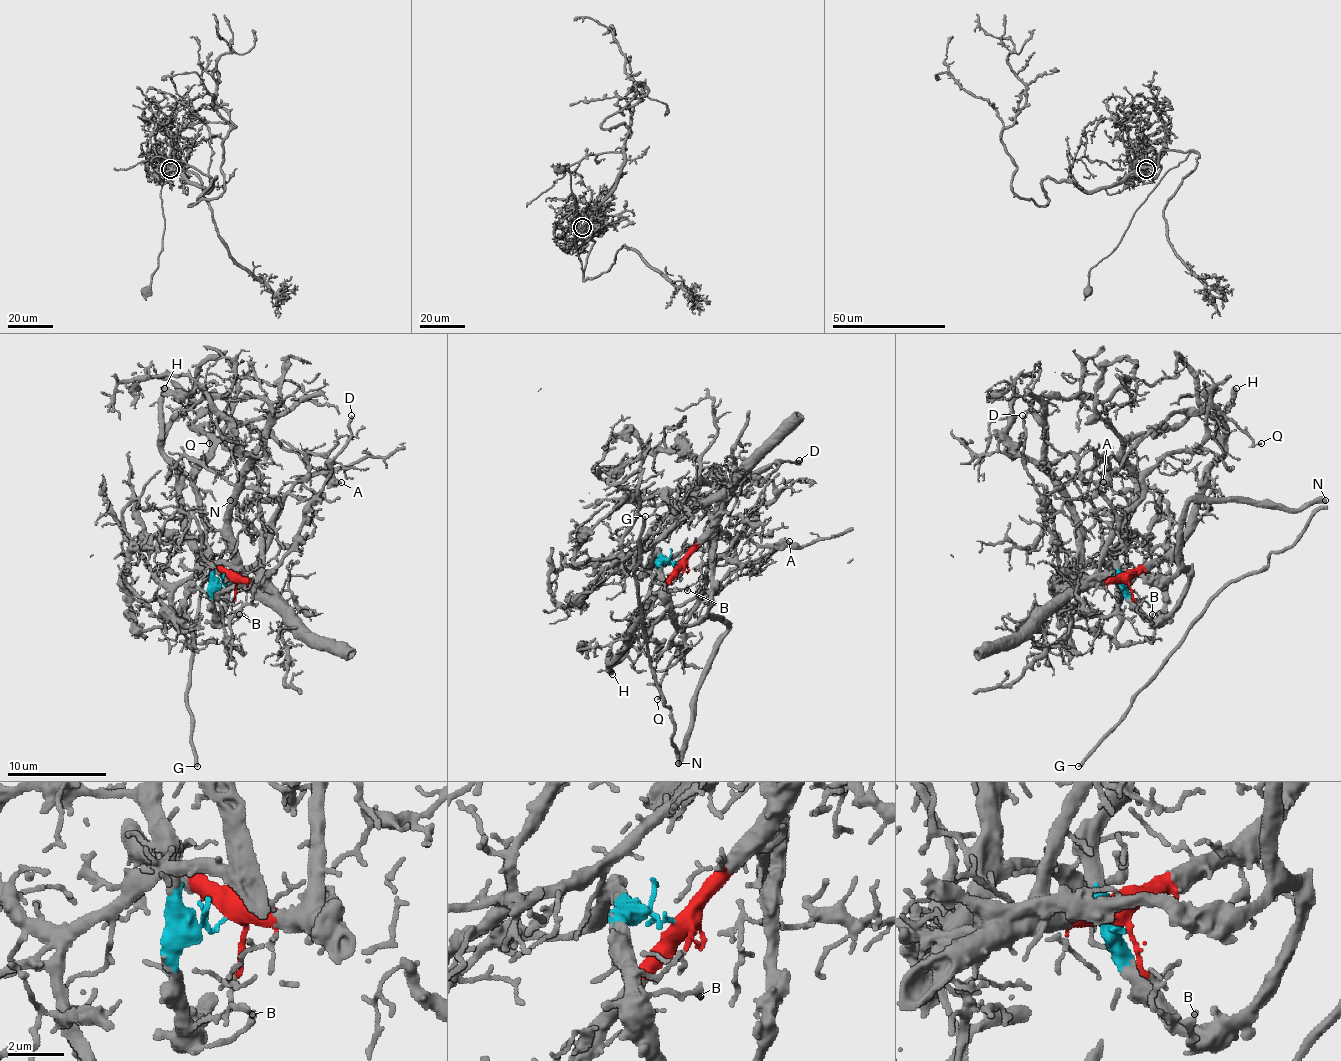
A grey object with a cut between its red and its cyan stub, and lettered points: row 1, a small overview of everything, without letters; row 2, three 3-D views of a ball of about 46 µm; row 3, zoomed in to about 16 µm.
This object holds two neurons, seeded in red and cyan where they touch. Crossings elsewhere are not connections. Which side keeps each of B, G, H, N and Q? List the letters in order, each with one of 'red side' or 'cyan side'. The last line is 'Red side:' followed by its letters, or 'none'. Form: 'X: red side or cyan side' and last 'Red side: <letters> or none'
B: cyan side
G: cyan side
H: red side
N: cyan side
Q: red side
Red side: H, Q

